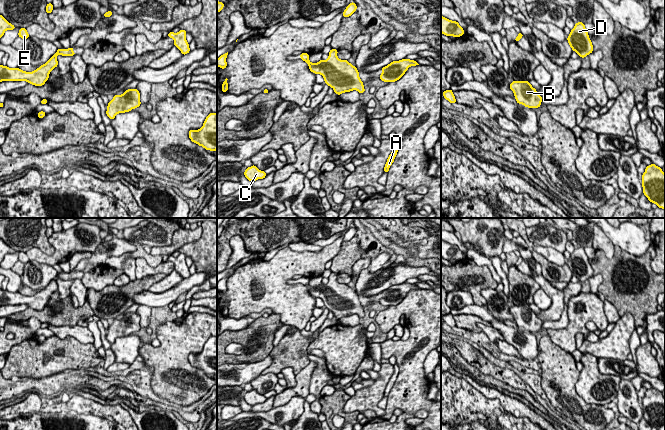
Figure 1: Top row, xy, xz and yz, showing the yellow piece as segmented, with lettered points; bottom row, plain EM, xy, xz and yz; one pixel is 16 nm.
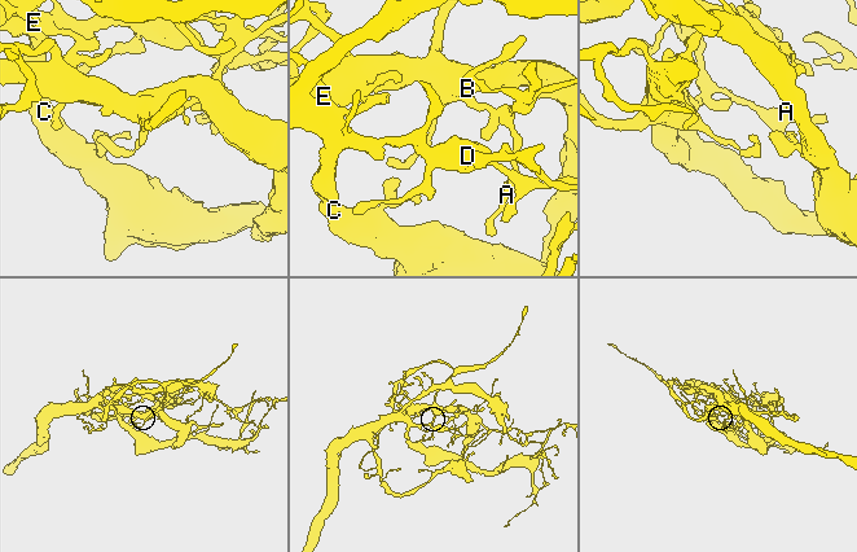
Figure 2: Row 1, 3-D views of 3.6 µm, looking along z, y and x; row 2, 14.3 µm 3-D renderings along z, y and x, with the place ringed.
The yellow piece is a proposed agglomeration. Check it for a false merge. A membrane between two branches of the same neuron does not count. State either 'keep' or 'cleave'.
keep

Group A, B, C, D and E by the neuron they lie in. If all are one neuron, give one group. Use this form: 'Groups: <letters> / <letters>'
Groups: A B C D E

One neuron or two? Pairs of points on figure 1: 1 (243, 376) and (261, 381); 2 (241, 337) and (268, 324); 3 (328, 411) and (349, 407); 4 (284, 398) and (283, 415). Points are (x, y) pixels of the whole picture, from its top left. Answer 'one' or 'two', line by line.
1: two
2: one
3: two
4: two

